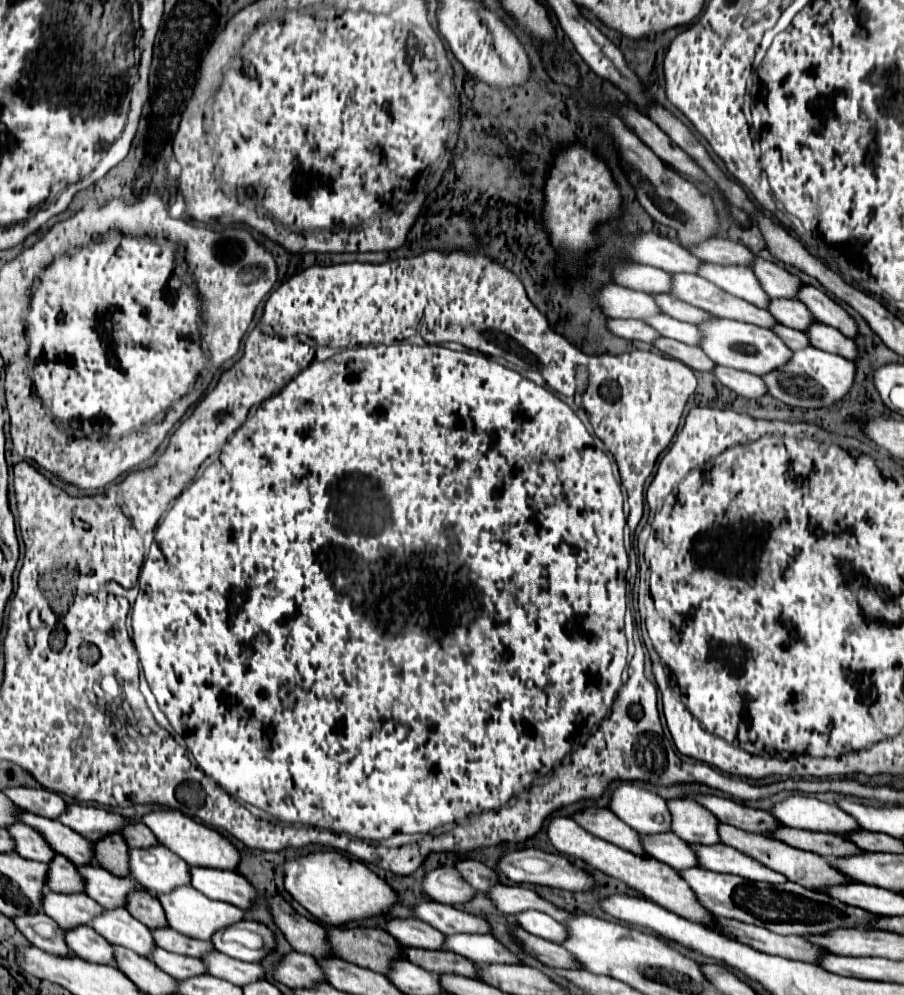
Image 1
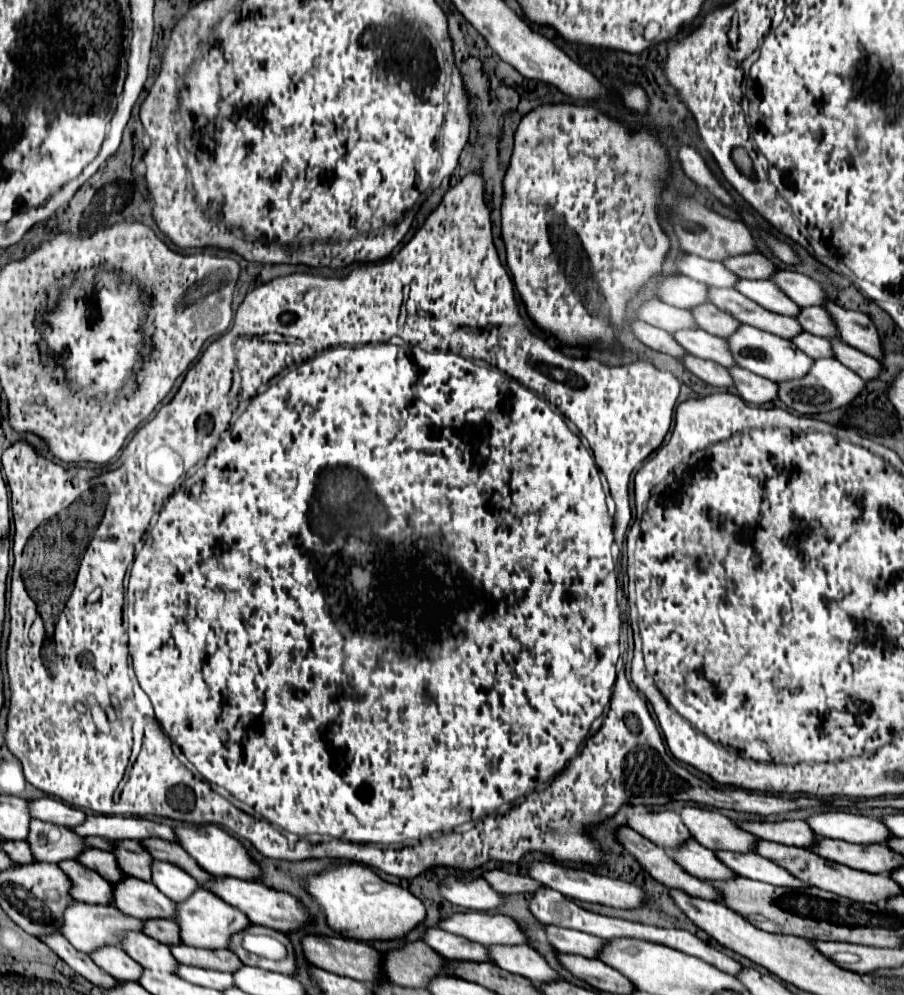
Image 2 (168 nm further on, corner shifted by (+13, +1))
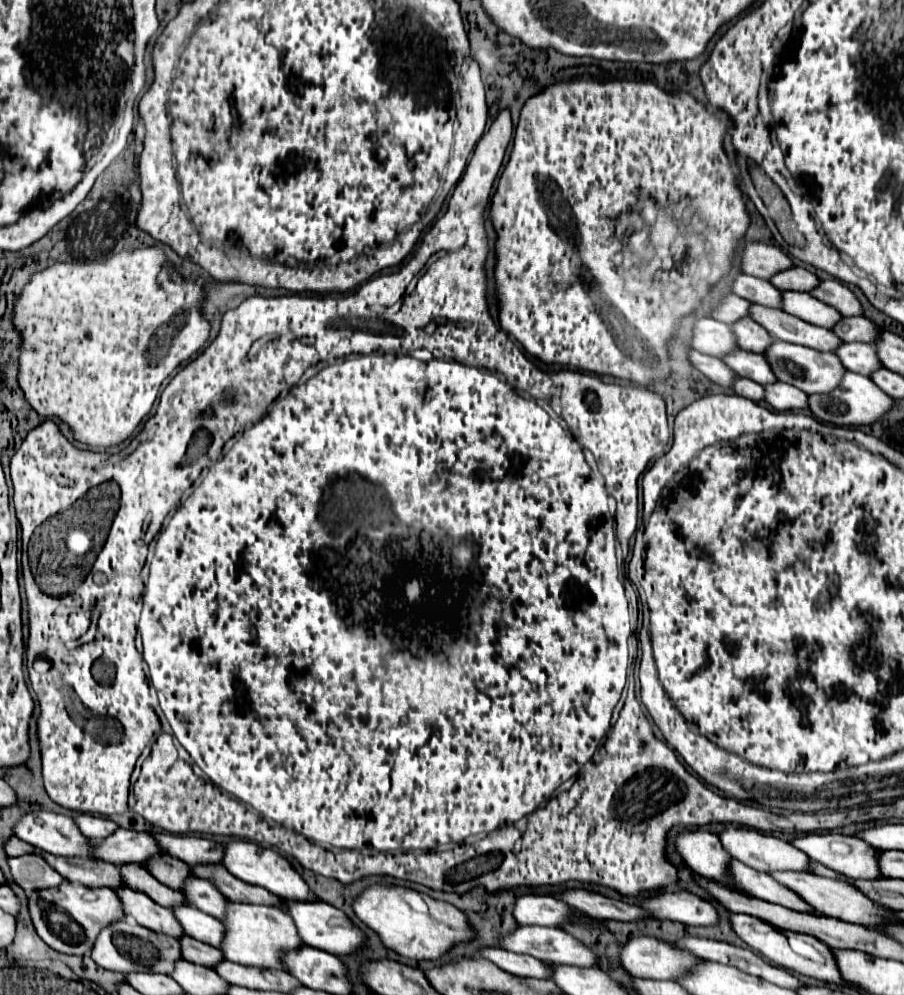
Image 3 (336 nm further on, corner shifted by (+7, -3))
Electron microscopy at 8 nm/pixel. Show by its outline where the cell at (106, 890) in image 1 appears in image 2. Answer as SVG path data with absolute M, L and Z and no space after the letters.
M125 878L113 888L115 888L113 906L125 912L127 916L135 916L141 920L151 918L175 920L177 916L177 902L159 892L159 888L155 888L153 882Z

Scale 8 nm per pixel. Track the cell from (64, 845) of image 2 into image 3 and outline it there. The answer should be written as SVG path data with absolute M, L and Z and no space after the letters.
M117 828L111 836L99 840L91 858L105 860L111 864L127 864L127 862L145 862L149 856L159 854L157 842L149 832L135 832Z

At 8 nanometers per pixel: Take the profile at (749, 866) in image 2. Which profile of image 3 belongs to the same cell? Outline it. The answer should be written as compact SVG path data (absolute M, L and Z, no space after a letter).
M769 872L769 876L773 876L779 884L785 884L785 888L797 892L797 896L801 896L807 904L817 908L817 912L821 912L823 916L833 916L843 922L853 922L853 924L863 924L863 926L885 922L887 908L869 900L857 888L853 888L851 884L845 884L841 880L829 880L829 878L809 874L809 872Z

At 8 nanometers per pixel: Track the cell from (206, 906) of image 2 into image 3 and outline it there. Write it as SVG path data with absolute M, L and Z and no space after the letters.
M227 902L225 918L221 918L225 928L223 942L219 950L223 952L225 960L243 964L243 966L259 966L259 968L277 968L281 970L281 952L293 950L301 946L301 938L287 914L279 912L273 906L255 906L255 904L241 904L241 902Z

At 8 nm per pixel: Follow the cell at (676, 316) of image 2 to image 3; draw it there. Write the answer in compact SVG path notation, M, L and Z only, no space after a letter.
M695 318L695 326L693 326L693 336L689 340L689 346L711 354L711 356L723 356L731 350L737 350L737 342L735 336L731 332L731 328L723 322L717 322L713 318Z

